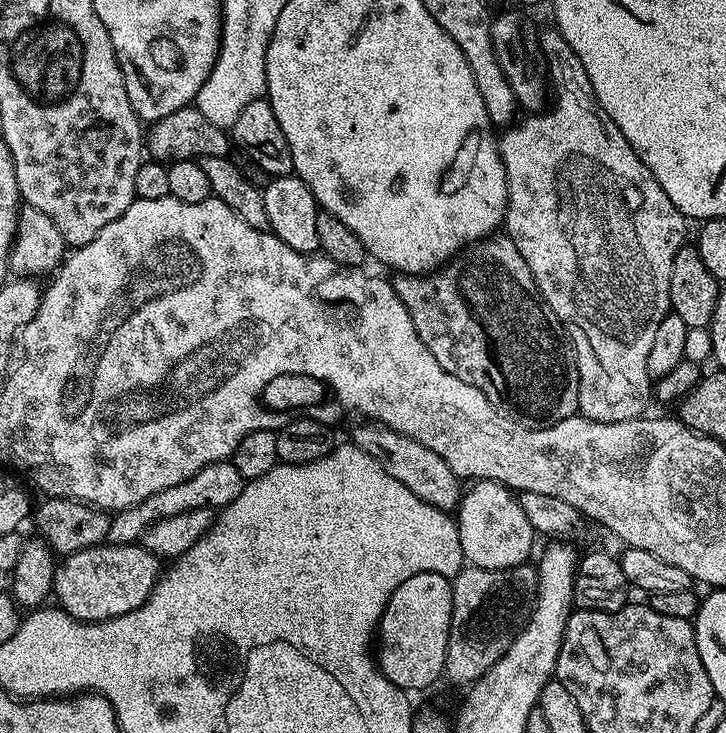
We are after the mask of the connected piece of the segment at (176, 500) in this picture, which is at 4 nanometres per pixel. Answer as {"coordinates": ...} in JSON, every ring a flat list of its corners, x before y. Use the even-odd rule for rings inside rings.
{"coordinates":[[220,460,217,464,208,464,186,482,178,482,178,486,169,486,166,490,158,490,158,494,150,494,150,498,146,498,134,506,119,509,112,516,108,540,114,544,131,544,137,541,145,528,156,520,199,508,213,510,225,508,230,502,234,502,234,498,244,489,244,486,245,481,228,460]]}

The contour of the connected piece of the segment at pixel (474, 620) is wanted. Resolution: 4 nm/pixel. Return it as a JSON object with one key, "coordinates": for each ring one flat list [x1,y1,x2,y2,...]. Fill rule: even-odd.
{"coordinates":[[465,566,454,577,452,586,452,621,448,635,448,649,444,676,456,684,471,686,506,654,522,624,520,604,508,585,508,572]]}

